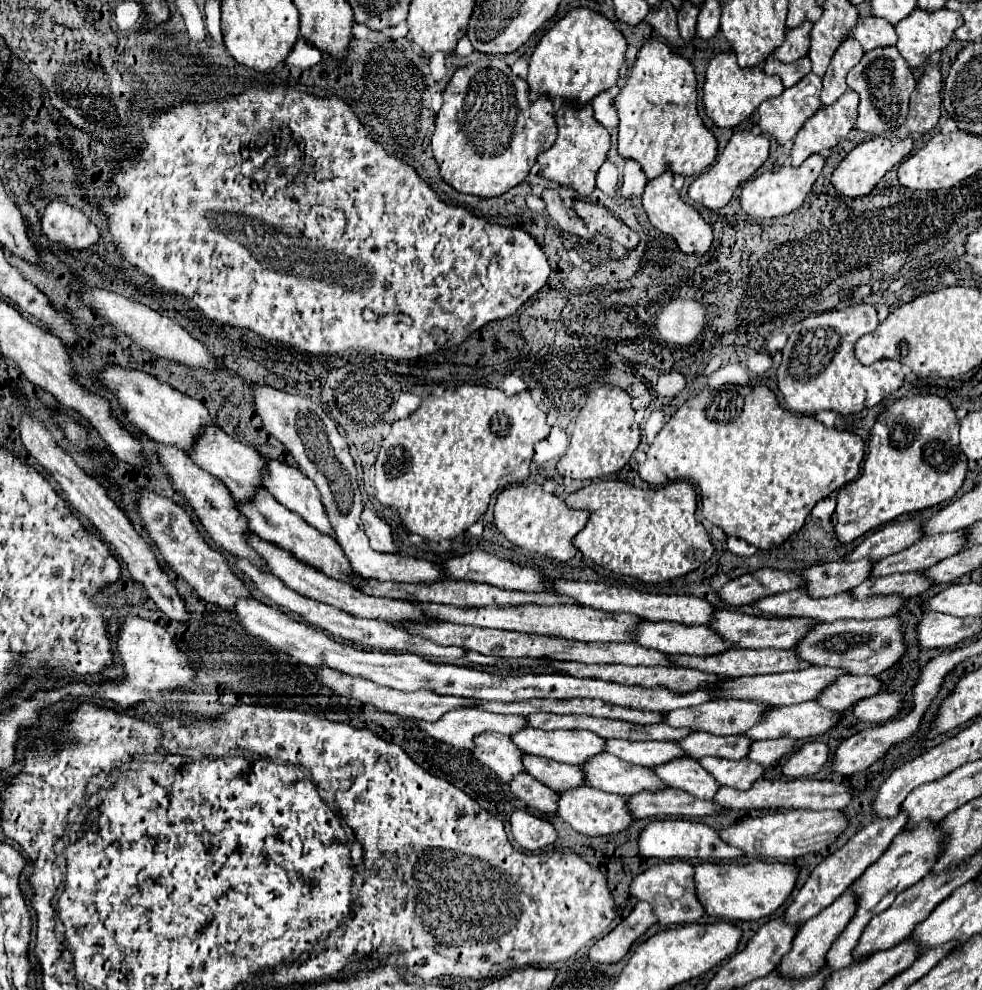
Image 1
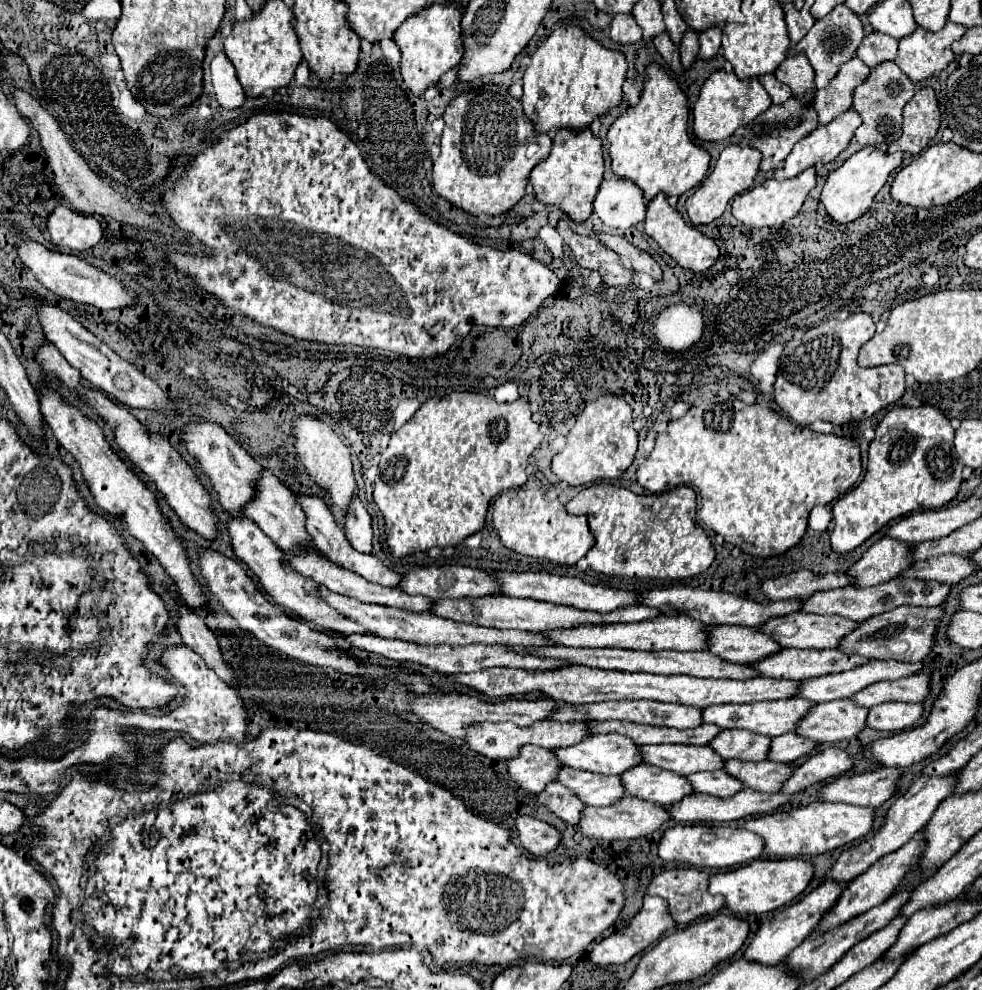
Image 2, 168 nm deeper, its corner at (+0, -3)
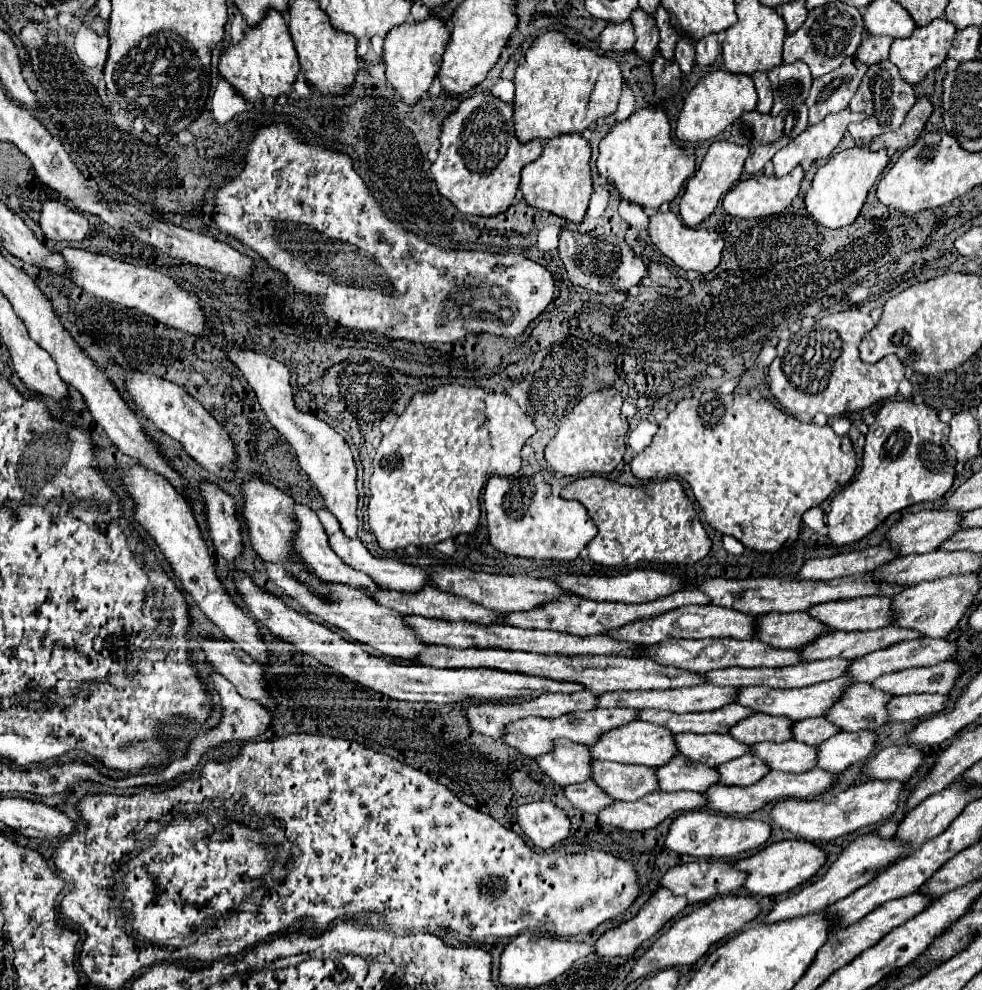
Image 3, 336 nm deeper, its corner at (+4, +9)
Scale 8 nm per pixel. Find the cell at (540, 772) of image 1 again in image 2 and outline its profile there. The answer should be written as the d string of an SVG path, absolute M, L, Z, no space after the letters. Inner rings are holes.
M564 766L558 770L556 782L570 788L580 800L584 800L584 804L592 804L592 806L612 804L620 800L620 796L626 796L618 776L594 774L594 772Z

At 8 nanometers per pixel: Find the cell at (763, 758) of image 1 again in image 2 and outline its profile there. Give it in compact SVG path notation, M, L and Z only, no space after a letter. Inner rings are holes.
M788 732L788 734L772 738L768 760L794 762L794 760L802 758L804 754L808 754L810 750L814 750L814 746L816 746L816 742L812 742L808 738L800 738L794 732Z

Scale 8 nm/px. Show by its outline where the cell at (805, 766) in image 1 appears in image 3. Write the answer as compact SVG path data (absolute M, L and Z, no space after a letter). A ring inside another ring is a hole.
M874 730L838 732L818 746L818 766L830 772L844 772L852 764L868 758L876 748Z

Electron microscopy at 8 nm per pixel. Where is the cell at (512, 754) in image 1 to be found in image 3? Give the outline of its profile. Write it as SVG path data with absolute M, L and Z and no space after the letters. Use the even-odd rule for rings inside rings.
M558 740L554 752L536 758L538 766L560 786L586 782L592 778L592 752L584 744Z

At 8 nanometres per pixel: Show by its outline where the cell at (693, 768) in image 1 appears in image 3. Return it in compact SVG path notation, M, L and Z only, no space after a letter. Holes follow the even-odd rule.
M754 754L742 756L740 760L732 760L726 762L718 768L720 776L722 776L722 784L728 786L750 786L756 784L760 778L764 778L770 772L770 766L760 760Z

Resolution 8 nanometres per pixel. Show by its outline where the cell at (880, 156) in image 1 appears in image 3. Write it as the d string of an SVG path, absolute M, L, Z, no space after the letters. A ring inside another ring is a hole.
M848 148L838 154L834 154L814 176L810 190L804 194L804 208L806 212L816 218L826 228L846 228L850 226L858 214L860 208L868 196L868 190L874 186L876 178L884 172L888 166L888 154L886 150L870 152L868 148Z

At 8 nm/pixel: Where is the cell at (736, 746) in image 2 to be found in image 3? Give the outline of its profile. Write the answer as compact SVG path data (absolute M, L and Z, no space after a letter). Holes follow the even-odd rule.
M752 714L748 720L736 724L730 734L744 744L758 742L786 742L792 740L792 720L786 716L768 716L768 714Z

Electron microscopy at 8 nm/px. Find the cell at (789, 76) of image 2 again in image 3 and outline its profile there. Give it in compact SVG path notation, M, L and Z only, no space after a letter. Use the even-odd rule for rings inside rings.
M804 62L796 64L782 64L768 72L770 88L774 92L774 104L770 114L778 116L784 108L802 104L810 92L812 74Z

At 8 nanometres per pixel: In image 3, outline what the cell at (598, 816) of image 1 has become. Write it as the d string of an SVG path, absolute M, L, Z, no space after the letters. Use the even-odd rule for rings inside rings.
M652 792L642 800L616 802L612 804L612 808L604 808L604 812L598 814L598 820L628 832L642 832L656 828L676 812L706 808L704 804L704 794L696 792Z

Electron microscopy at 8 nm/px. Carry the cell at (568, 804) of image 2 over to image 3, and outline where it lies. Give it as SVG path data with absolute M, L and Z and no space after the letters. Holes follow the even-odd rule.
M594 780L566 786L564 794L572 802L572 806L576 806L582 812L590 812L590 814L598 814L602 808L614 804L614 798L606 794L598 784L594 784Z

